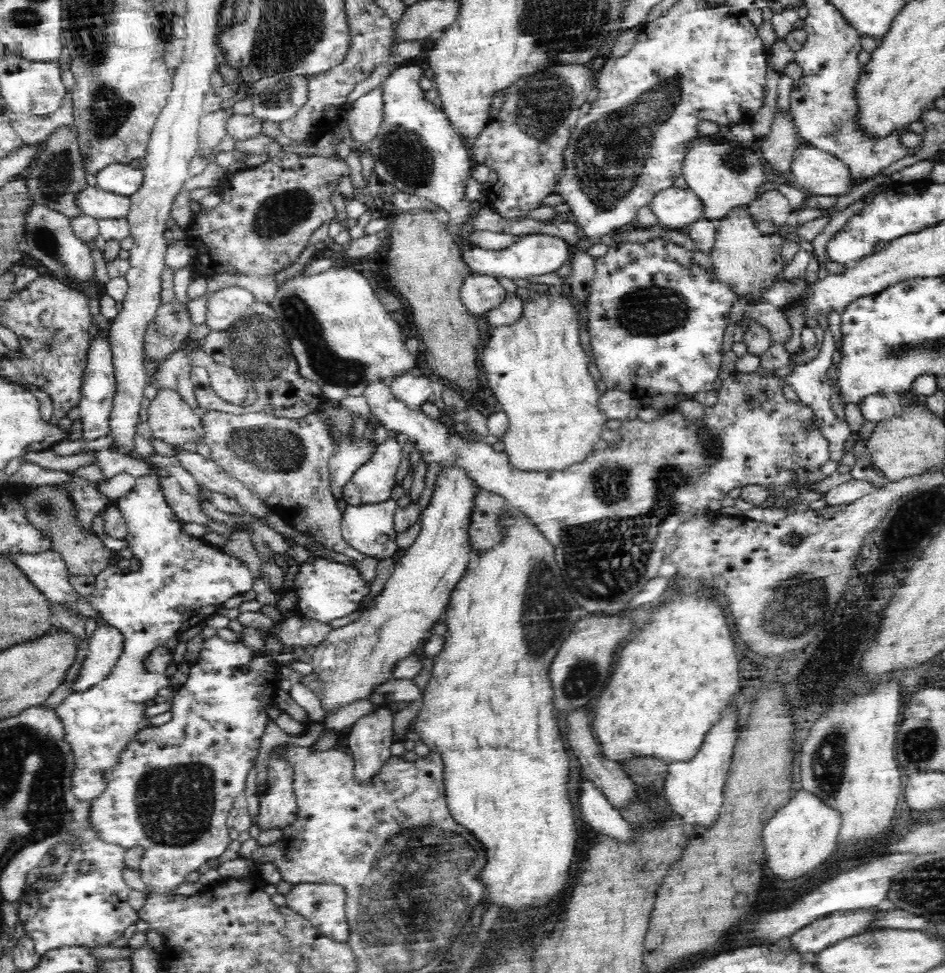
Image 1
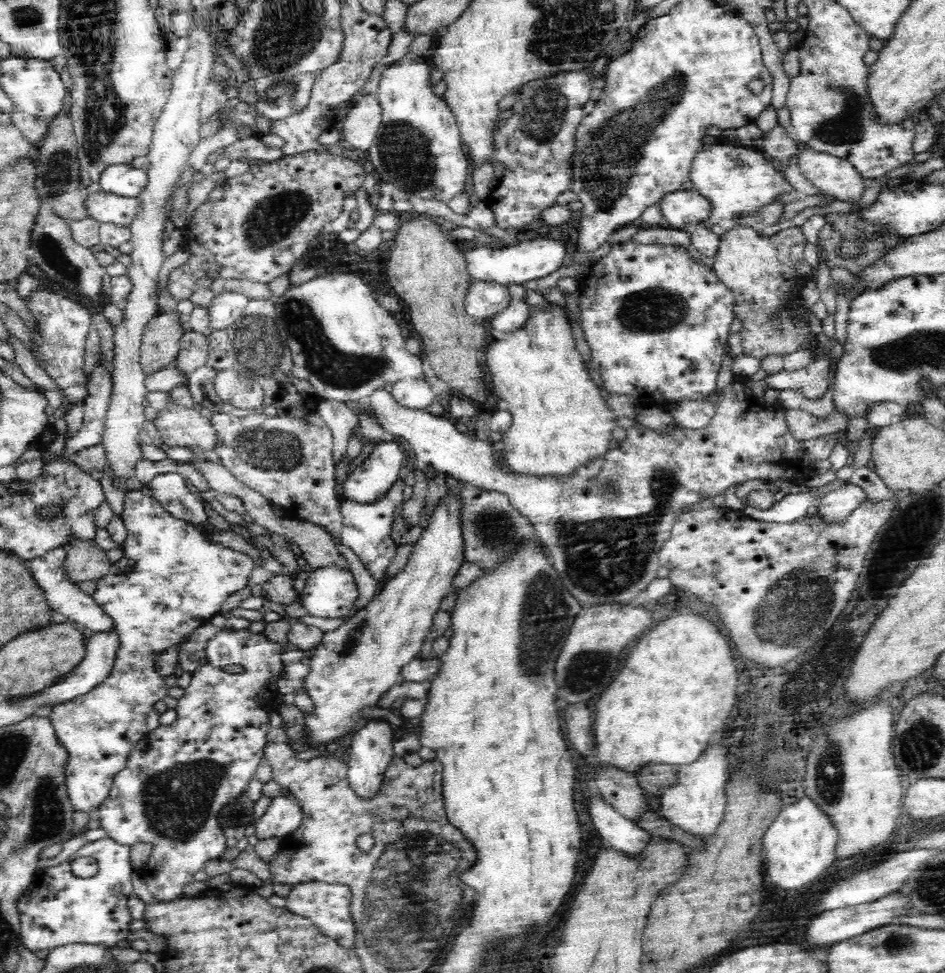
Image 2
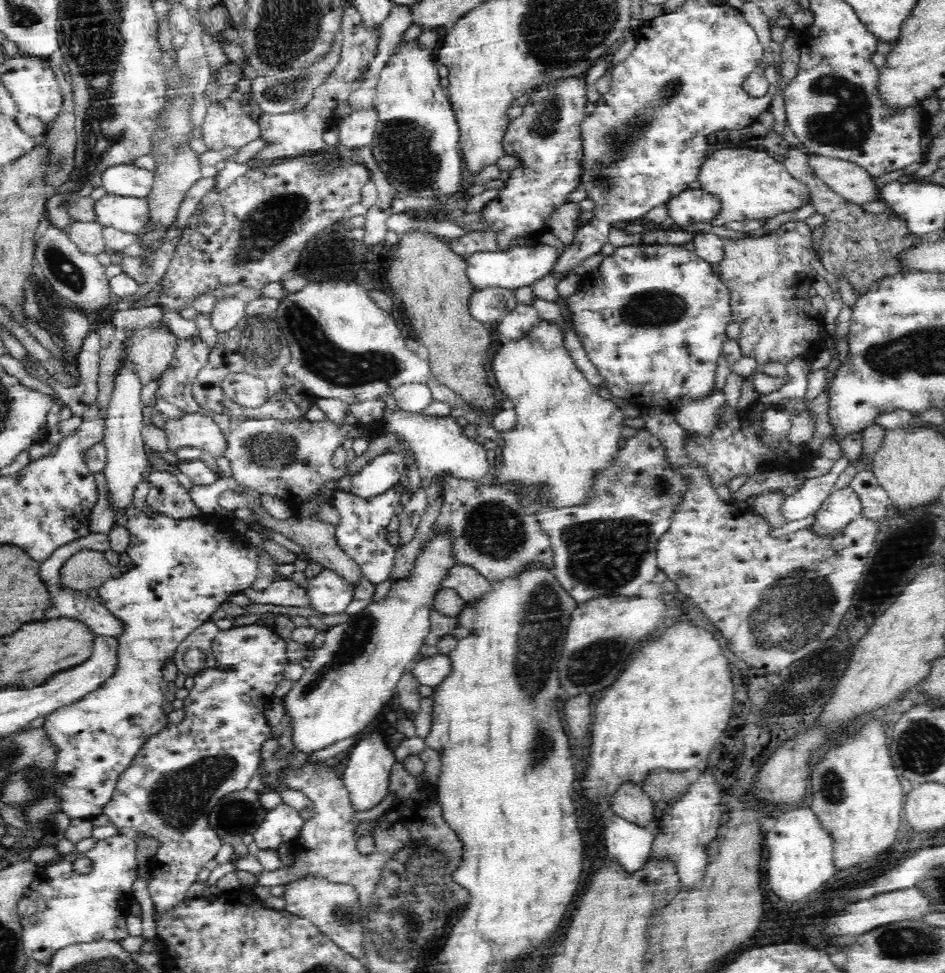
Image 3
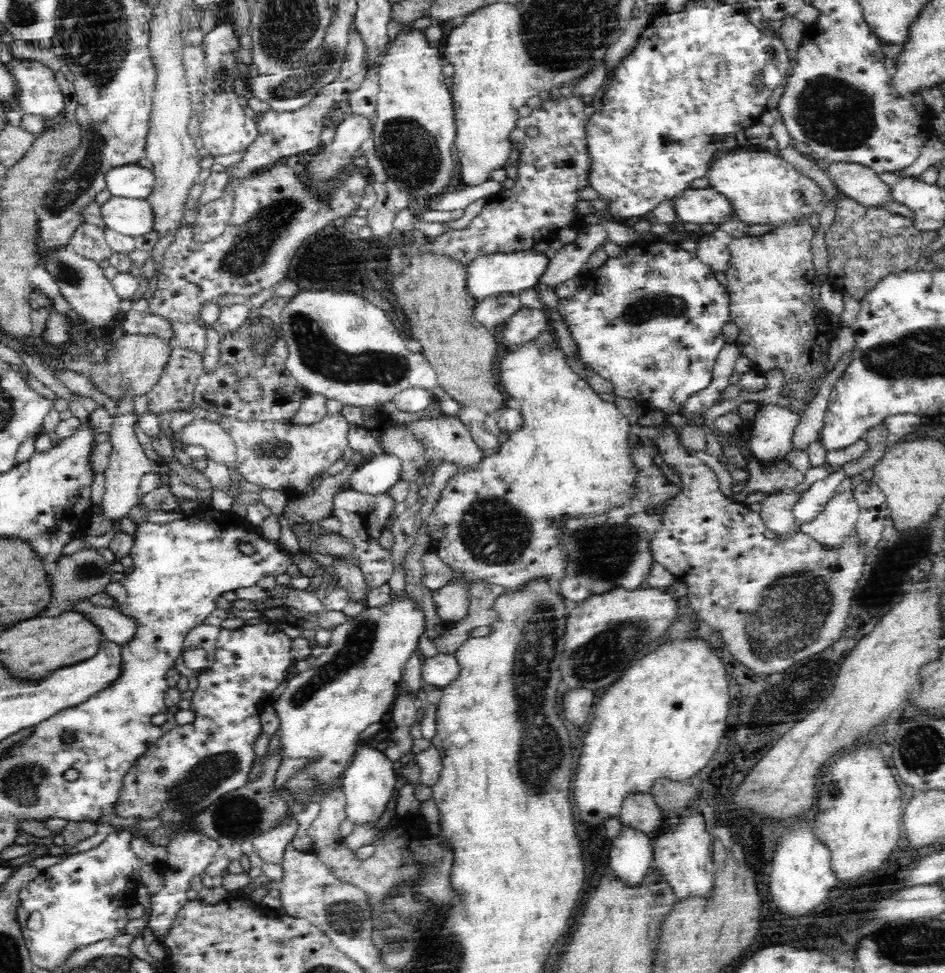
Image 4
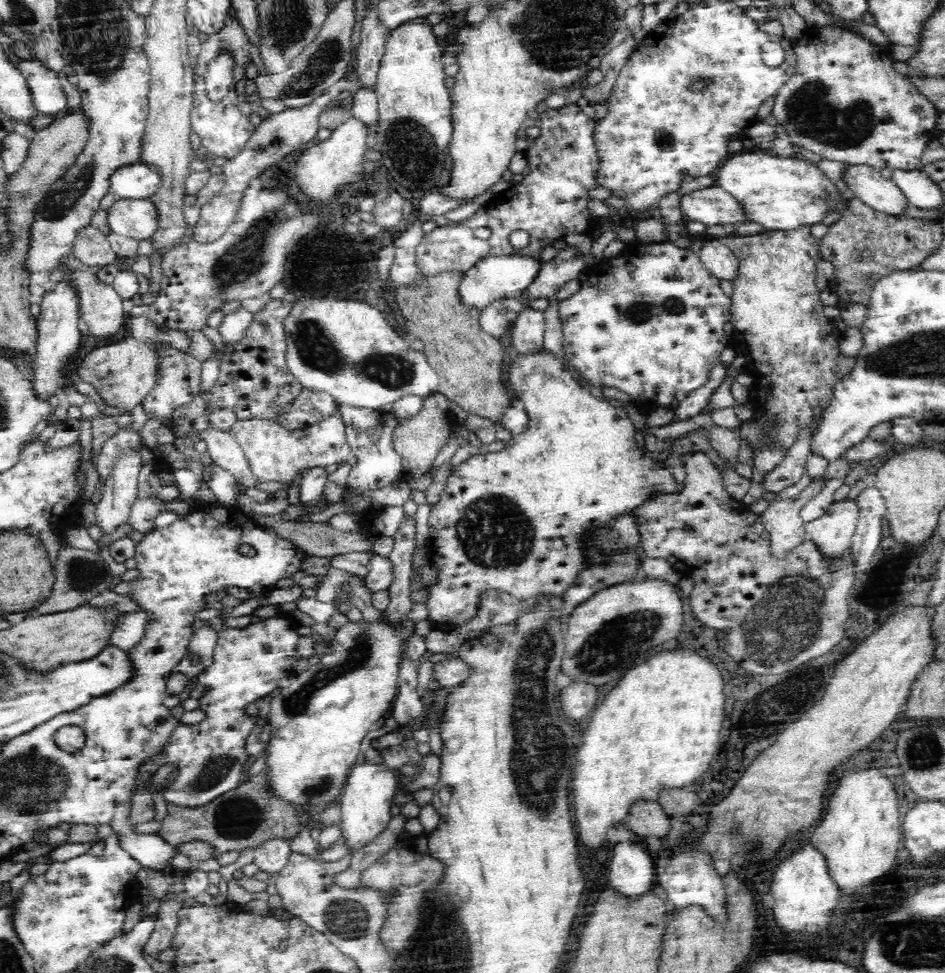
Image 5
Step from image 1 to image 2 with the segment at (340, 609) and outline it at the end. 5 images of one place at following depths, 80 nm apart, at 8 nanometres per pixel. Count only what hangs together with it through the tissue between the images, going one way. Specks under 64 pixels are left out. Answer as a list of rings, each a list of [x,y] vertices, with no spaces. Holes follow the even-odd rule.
[[[337,566],[306,568],[299,584],[299,603],[308,614],[320,618],[349,618],[352,614],[359,592],[349,570]]]

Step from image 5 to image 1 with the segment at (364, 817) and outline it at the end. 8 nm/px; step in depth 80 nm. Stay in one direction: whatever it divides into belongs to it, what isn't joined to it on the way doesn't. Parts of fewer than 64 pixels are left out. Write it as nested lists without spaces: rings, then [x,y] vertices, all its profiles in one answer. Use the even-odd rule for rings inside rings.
[[[374,703],[374,710],[352,724],[348,734],[348,748],[355,759],[358,781],[367,781],[379,767],[392,758],[390,746],[396,742],[392,712],[386,703]]]

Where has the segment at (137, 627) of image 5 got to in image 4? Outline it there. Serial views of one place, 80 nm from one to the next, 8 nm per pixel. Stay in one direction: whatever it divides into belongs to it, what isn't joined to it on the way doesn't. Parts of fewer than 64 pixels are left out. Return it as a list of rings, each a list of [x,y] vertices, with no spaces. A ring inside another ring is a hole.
[[[88,598],[74,602],[66,611],[84,613],[96,626],[100,627],[104,639],[116,642],[120,647],[124,642],[130,642],[135,632],[134,617],[128,617],[112,607],[98,607],[92,605]]]

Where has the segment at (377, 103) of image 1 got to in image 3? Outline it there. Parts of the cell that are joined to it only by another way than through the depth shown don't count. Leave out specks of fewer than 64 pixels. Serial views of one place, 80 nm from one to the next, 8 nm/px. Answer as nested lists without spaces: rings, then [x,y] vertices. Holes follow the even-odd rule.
[[[354,110],[339,122],[338,144],[344,148],[361,149],[371,144],[378,120],[377,110]]]

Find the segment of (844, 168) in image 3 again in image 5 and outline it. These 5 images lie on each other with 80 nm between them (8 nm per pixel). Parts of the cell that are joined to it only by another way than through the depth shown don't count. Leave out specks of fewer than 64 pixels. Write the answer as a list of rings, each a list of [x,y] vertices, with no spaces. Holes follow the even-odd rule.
[[[850,165],[844,174],[844,181],[863,205],[892,217],[907,217],[906,210],[910,206],[907,197],[881,171],[866,165]]]

